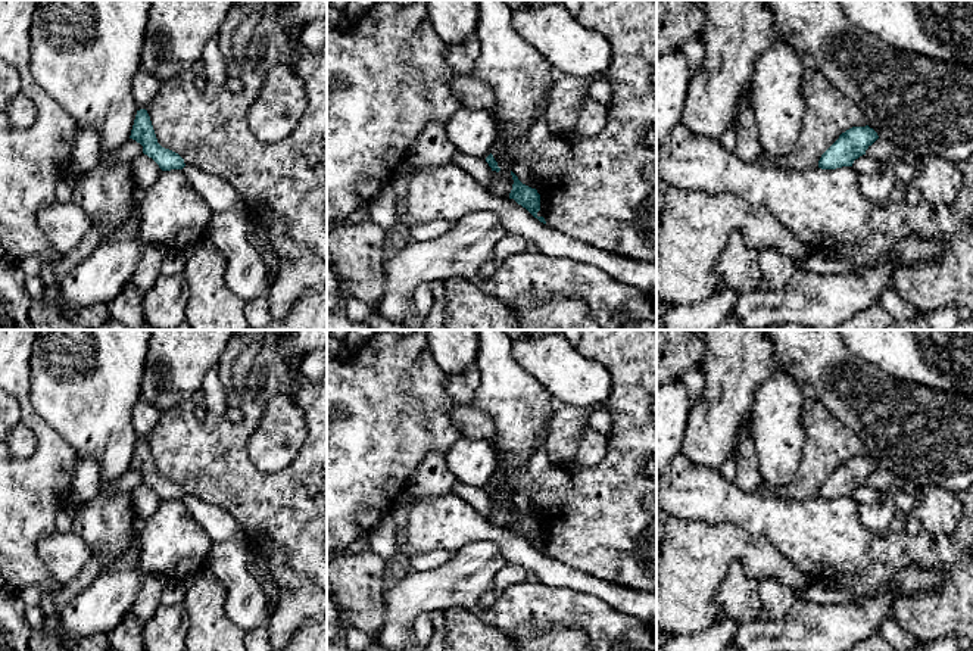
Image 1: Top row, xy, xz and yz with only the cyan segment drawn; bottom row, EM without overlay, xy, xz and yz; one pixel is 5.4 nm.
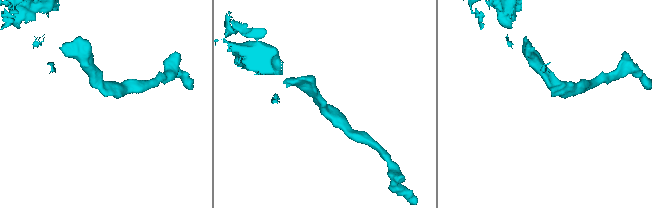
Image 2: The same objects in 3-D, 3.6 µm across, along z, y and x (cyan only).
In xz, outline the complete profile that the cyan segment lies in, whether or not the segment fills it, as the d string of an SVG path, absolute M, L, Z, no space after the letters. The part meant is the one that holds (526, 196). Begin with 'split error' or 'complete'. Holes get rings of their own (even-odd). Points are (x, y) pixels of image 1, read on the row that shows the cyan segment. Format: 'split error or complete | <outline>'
complete | M512 171L511 175L514 184L509 193L509 199L514 199L518 205L526 208L534 218L546 224L545 218L537 215L537 212L540 211L540 194L537 193L537 190L523 184Z

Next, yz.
complete | M852 127L821 155L818 168L836 169L852 166L854 161L866 155L866 150L879 138L877 133L866 127Z

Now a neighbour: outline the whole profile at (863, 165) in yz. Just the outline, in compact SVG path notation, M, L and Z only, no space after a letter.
M863 155L863 156L860 156L858 159L854 161L852 169L857 174L870 174L870 172L874 172L874 171L877 171L877 161Z

